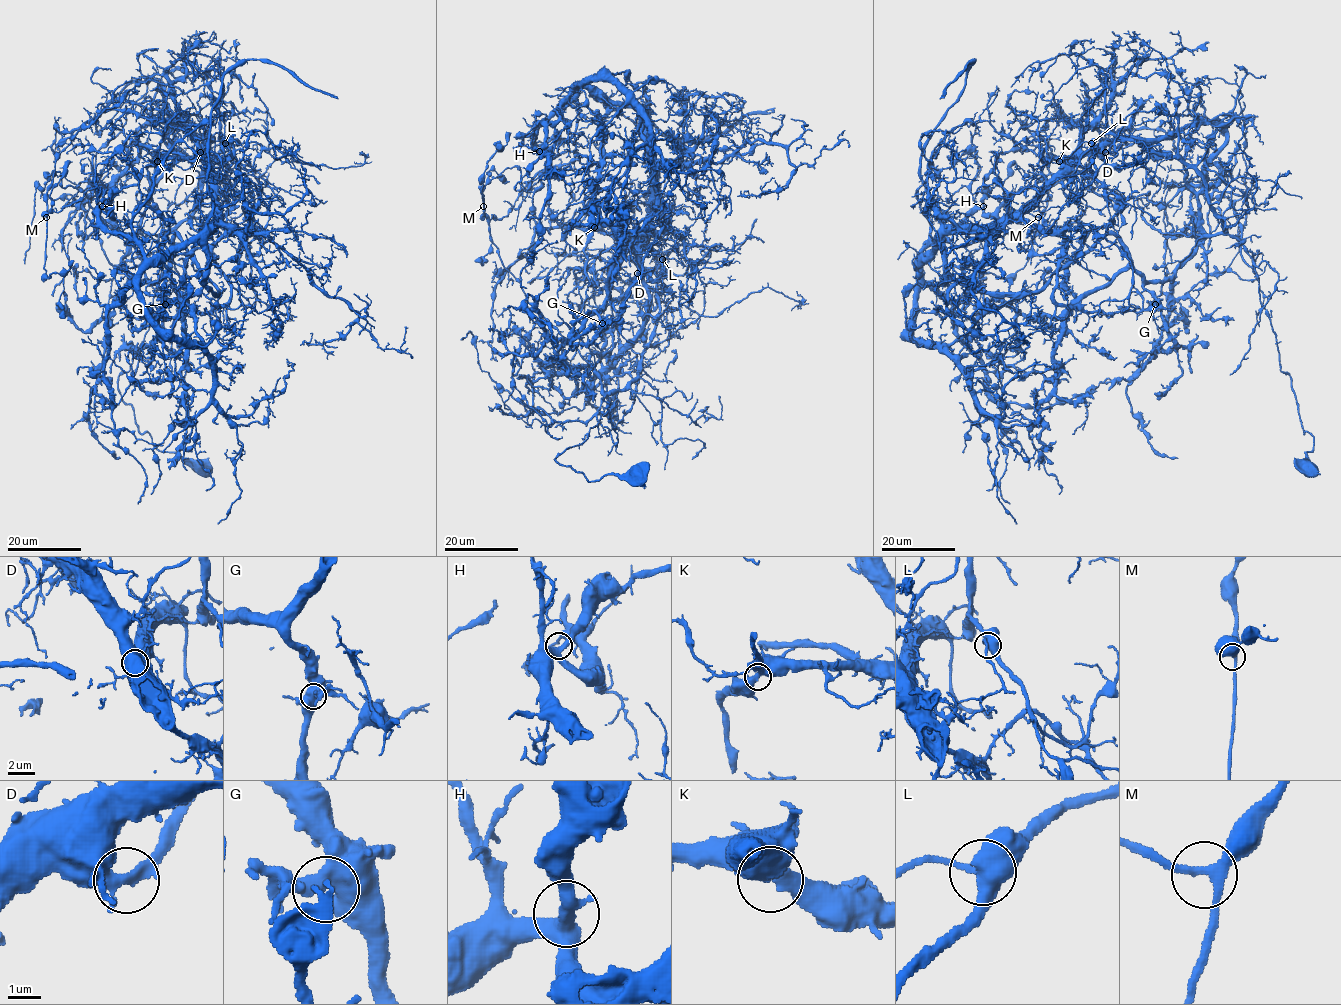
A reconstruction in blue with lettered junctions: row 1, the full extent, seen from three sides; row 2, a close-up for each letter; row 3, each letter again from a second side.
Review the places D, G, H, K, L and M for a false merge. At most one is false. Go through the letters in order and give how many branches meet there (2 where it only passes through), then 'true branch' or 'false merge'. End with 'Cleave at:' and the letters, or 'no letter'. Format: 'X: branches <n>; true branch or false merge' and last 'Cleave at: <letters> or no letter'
D: branches 3; true branch
G: branches 3; true branch
H: branches 3; true branch
K: branches 2; true branch
L: branches 3; false merge
M: branches 3; true branch
Cleave at: L

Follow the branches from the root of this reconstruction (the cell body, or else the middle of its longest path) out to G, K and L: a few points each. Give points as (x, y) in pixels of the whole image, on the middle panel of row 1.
G: (636, 473), (588, 481), (554, 459), (599, 423), (600, 376), (575, 332), (594, 312), (602, 323)
K: (636, 473), (588, 481), (554, 459), (588, 438), (601, 400), (637, 375), (645, 345), (640, 243), (594, 227)
L: (636, 473), (588, 481), (554, 459), (588, 438), (599, 423), (601, 400), (637, 375), (659, 316), (661, 259)

